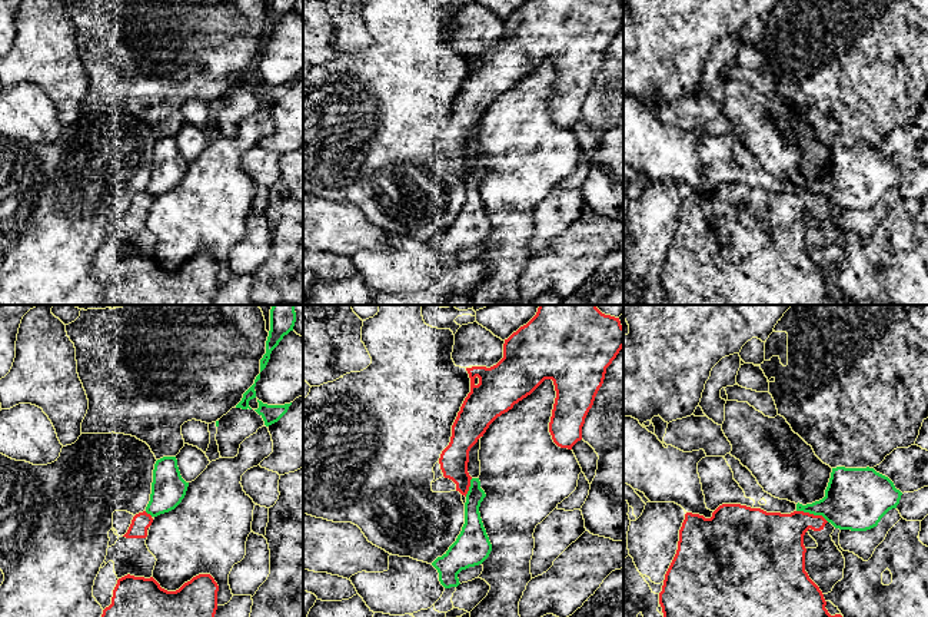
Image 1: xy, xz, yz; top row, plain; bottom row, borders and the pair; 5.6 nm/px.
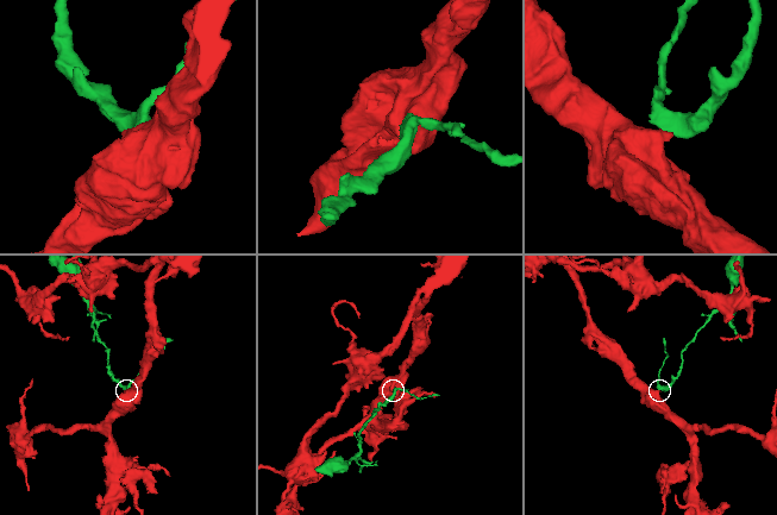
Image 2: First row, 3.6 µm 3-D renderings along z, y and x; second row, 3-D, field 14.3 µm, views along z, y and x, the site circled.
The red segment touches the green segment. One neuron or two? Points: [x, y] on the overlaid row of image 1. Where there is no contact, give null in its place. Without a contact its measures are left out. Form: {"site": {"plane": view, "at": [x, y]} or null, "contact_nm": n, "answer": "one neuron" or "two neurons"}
{"site": {"plane": "yz", "at": [812, 514]}, "contact_nm": 200, "answer": "two neurons"}

